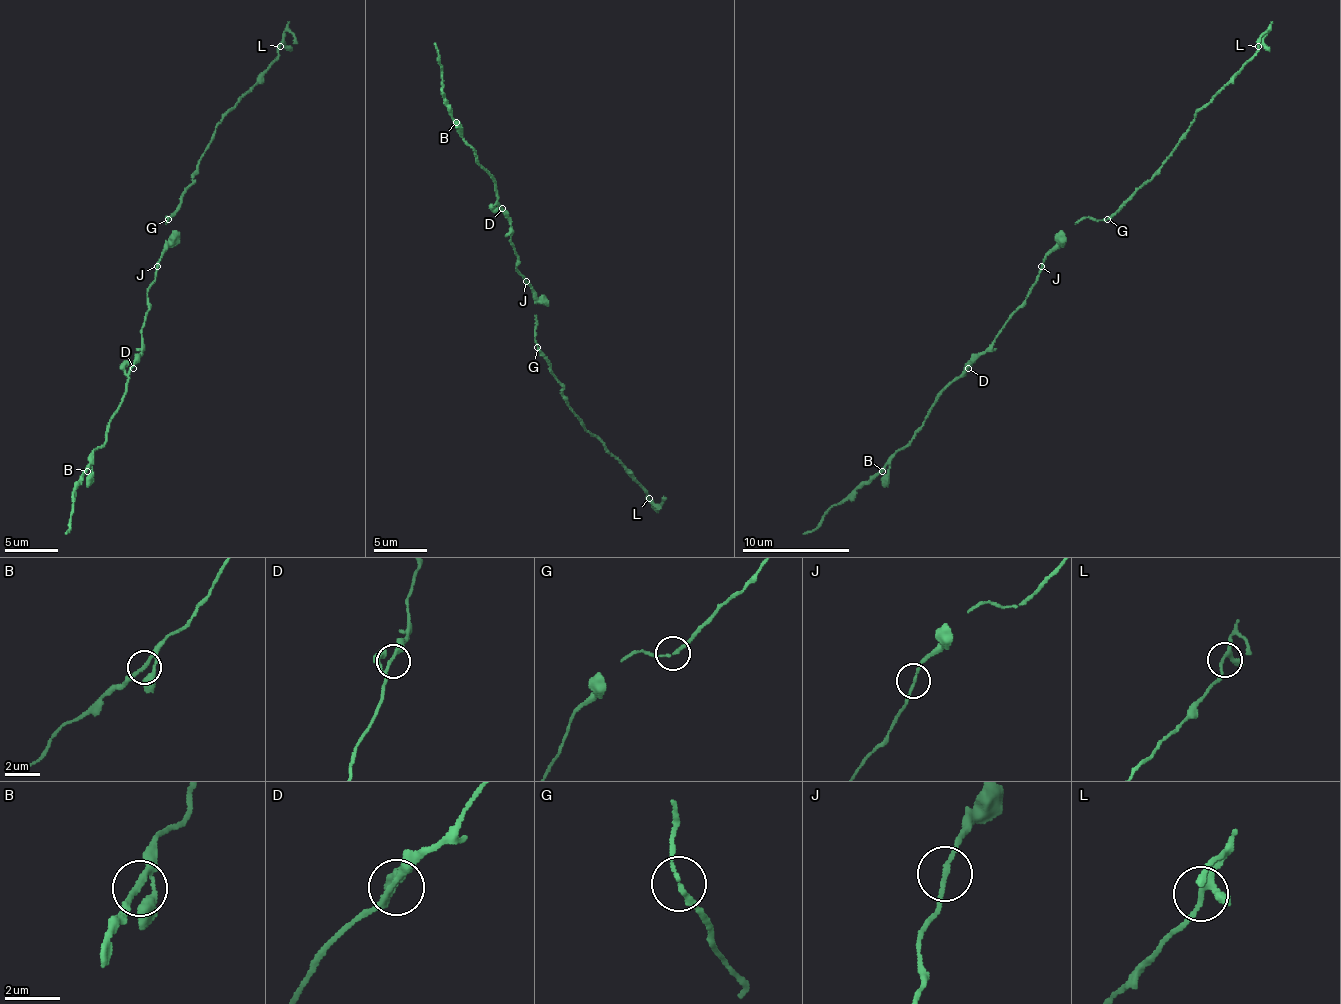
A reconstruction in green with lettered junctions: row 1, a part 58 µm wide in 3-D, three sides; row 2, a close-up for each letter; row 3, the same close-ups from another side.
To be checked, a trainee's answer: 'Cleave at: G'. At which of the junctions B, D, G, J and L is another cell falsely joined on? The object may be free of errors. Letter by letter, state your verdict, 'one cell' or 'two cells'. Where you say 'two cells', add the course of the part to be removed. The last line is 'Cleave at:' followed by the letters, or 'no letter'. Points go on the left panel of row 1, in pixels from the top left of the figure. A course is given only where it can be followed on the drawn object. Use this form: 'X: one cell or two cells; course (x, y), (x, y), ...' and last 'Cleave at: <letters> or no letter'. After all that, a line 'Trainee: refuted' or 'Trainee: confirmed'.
B: one cell
D: one cell
G: one cell
J: one cell
L: one cell
Cleave at: no letter
Trainee: refuted

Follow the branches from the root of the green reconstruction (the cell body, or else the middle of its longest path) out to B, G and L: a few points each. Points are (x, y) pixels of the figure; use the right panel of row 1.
B: (1044, 266), (1025, 304), (1006, 322), (1001, 333), (942, 392), (923, 427), (883, 470)
G: (1044, 266), (1044, 255), (1060, 239), (1062, 231), (1084, 218), (1097, 221), (1108, 218)
L: (1044, 266), (1044, 255), (1062, 231), (1084, 218), (1111, 218), (1153, 175), (1194, 116), (1258, 46)

